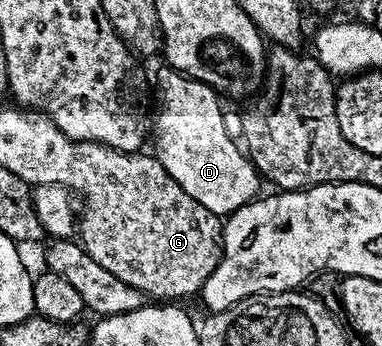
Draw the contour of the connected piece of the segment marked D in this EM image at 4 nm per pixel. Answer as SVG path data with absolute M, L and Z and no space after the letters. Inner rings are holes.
M163 68L159 74L159 111L153 114L153 142L155 138L154 153L165 172L169 172L169 176L173 176L173 180L177 180L177 184L181 184L181 188L185 188L185 192L197 200L197 204L205 204L209 212L226 216L255 201L260 193L261 175L241 149L240 143L225 130L225 110L223 106L219 107L219 102L220 95L216 94L213 87L180 74L177 70Z

